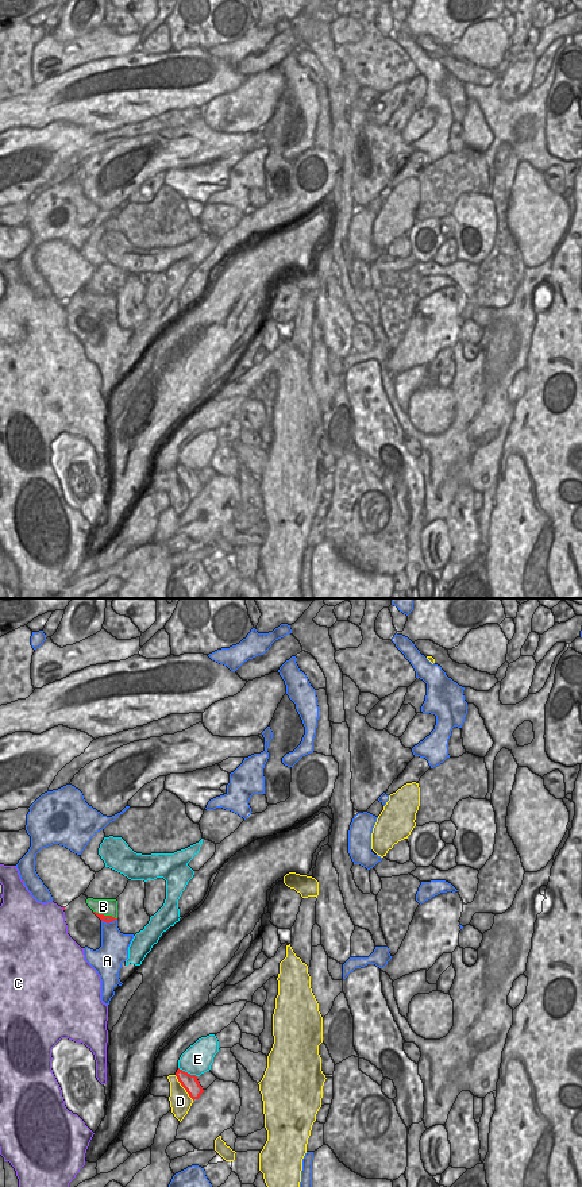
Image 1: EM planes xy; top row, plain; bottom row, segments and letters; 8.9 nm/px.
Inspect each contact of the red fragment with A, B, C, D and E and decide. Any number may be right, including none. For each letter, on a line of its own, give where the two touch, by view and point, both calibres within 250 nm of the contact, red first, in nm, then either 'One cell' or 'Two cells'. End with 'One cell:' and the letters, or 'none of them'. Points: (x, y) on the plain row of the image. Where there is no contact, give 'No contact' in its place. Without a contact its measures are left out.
A: Touches red at xy (108, 318). Thickness 70 nm (red) against 260 nm. Two cells
B: Touches red at xy (106, 311). Thickness 70 nm (red) against 140 nm. Two cells
C: No contact. Two cells
D: Touches red at xy (182, 481). Thickness 150 nm (red) against 190 nm. Two cells
E: Touches red at xy (187, 467). Thickness 150 nm (red) against 260 nm. Two cells
One cell: none of them

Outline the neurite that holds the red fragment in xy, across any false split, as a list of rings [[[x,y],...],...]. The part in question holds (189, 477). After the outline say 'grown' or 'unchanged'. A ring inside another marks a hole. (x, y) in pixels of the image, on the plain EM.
[[[178,463],[176,467],[176,471],[193,496],[199,494],[200,490],[204,487],[196,470],[190,470]]] | unchanged

